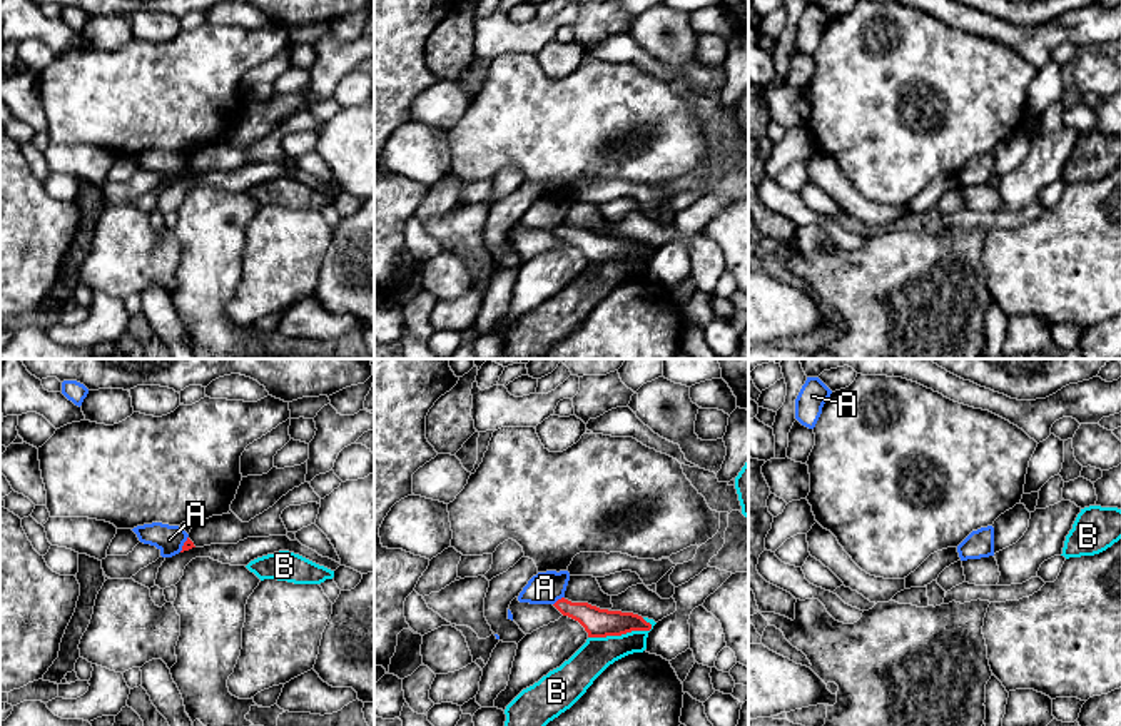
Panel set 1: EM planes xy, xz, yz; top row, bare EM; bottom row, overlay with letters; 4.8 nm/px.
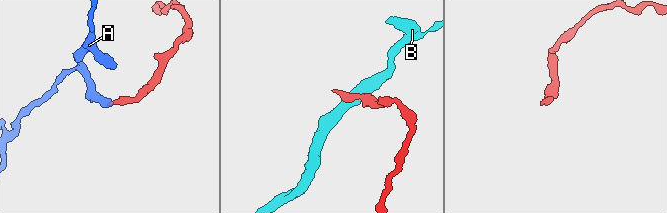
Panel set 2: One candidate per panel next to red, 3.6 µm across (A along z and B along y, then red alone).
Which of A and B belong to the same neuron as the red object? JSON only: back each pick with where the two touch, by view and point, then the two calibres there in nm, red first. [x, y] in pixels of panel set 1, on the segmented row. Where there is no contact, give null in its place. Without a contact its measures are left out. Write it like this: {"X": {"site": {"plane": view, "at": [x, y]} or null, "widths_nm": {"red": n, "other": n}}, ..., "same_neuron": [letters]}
{"same_neuron": []}

